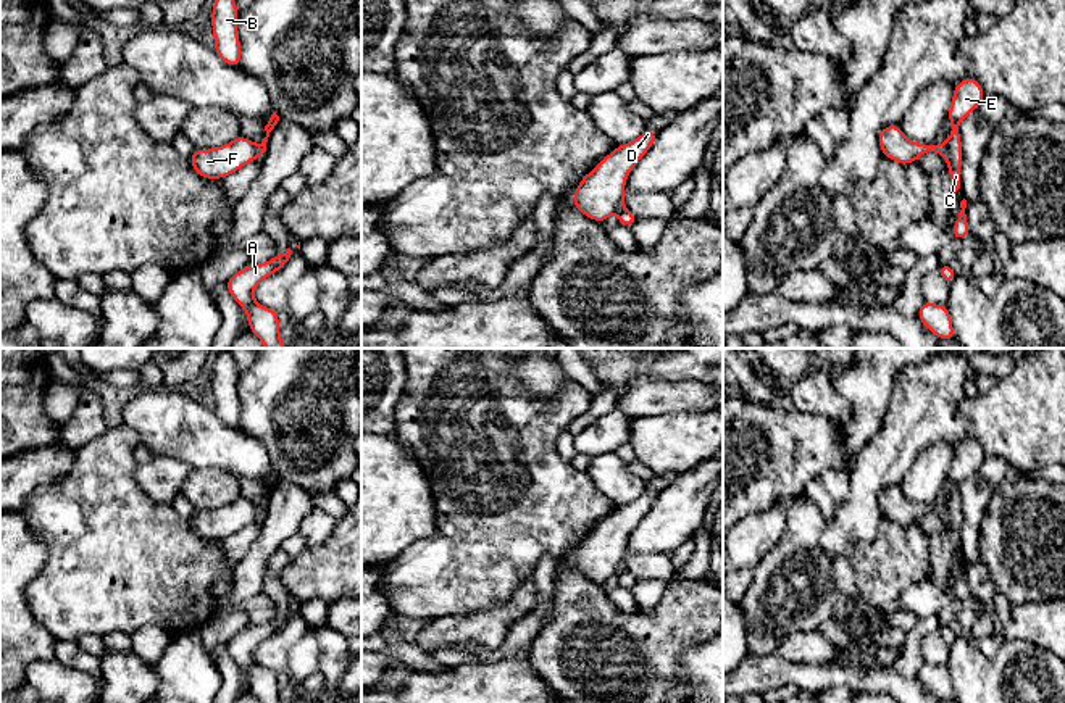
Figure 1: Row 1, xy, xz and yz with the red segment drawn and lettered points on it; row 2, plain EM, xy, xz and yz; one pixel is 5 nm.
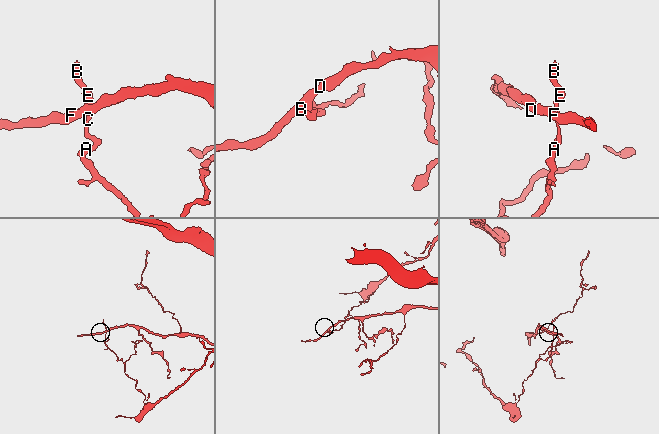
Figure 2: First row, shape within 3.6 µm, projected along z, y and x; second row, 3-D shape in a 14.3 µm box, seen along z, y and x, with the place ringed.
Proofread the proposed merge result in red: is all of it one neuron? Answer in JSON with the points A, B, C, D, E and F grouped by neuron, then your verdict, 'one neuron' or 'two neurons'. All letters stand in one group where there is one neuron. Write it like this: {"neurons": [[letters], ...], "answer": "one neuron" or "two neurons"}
{"neurons": [["A", "B", "C", "E"], ["D", "F"]], "answer": "two neurons"}

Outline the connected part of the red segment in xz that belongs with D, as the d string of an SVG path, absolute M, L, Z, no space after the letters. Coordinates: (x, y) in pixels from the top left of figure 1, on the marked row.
M645 129L636 140L616 145L610 155L579 181L571 203L584 216L600 224L612 213L620 211L628 174L649 152L657 137L657 131Z

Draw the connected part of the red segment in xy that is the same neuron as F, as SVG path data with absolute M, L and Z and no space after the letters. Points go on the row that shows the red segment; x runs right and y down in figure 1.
M240 134L229 144L194 150L189 156L194 171L205 179L223 179L260 155L260 147Z

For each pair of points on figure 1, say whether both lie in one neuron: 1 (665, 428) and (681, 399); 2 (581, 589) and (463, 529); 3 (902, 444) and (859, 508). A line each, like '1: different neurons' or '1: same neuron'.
1: different neurons
2: different neurons
3: same neuron

